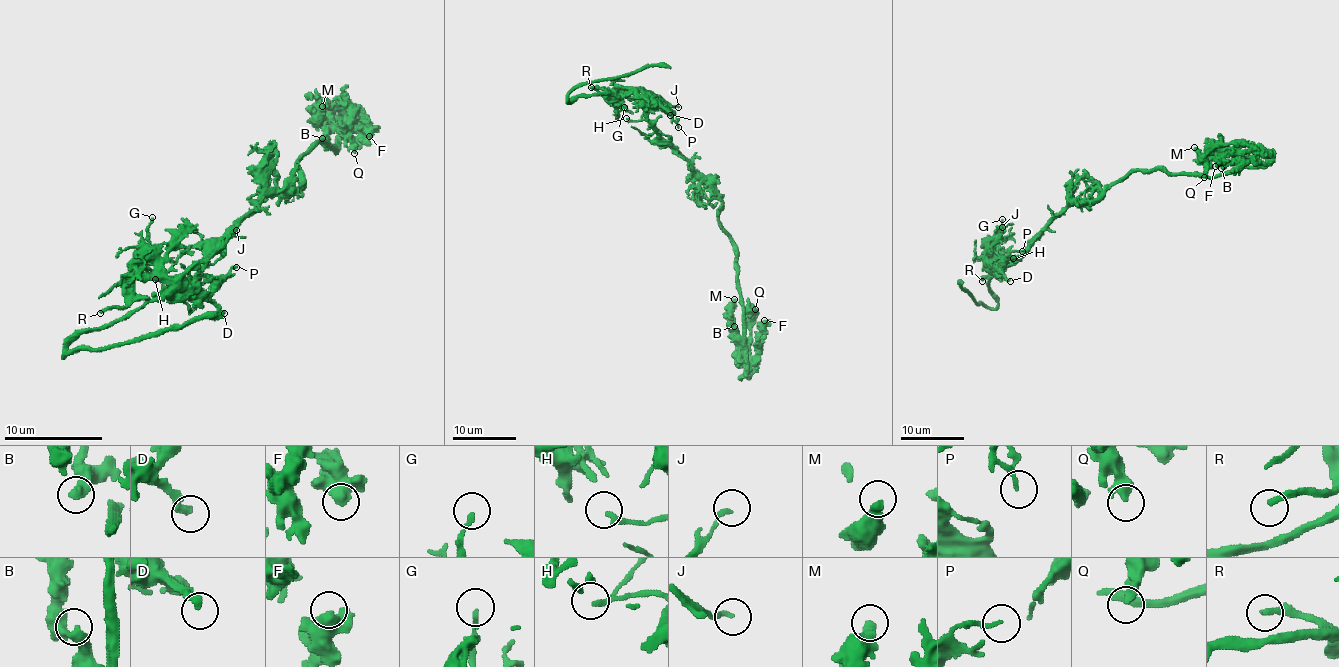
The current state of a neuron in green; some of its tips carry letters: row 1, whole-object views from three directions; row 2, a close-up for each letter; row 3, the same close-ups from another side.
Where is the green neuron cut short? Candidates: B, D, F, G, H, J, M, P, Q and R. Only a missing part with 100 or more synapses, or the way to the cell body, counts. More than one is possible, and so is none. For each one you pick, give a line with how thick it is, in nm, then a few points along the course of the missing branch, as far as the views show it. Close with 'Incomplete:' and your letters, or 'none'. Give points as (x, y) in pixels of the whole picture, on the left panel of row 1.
Incomplete: none

